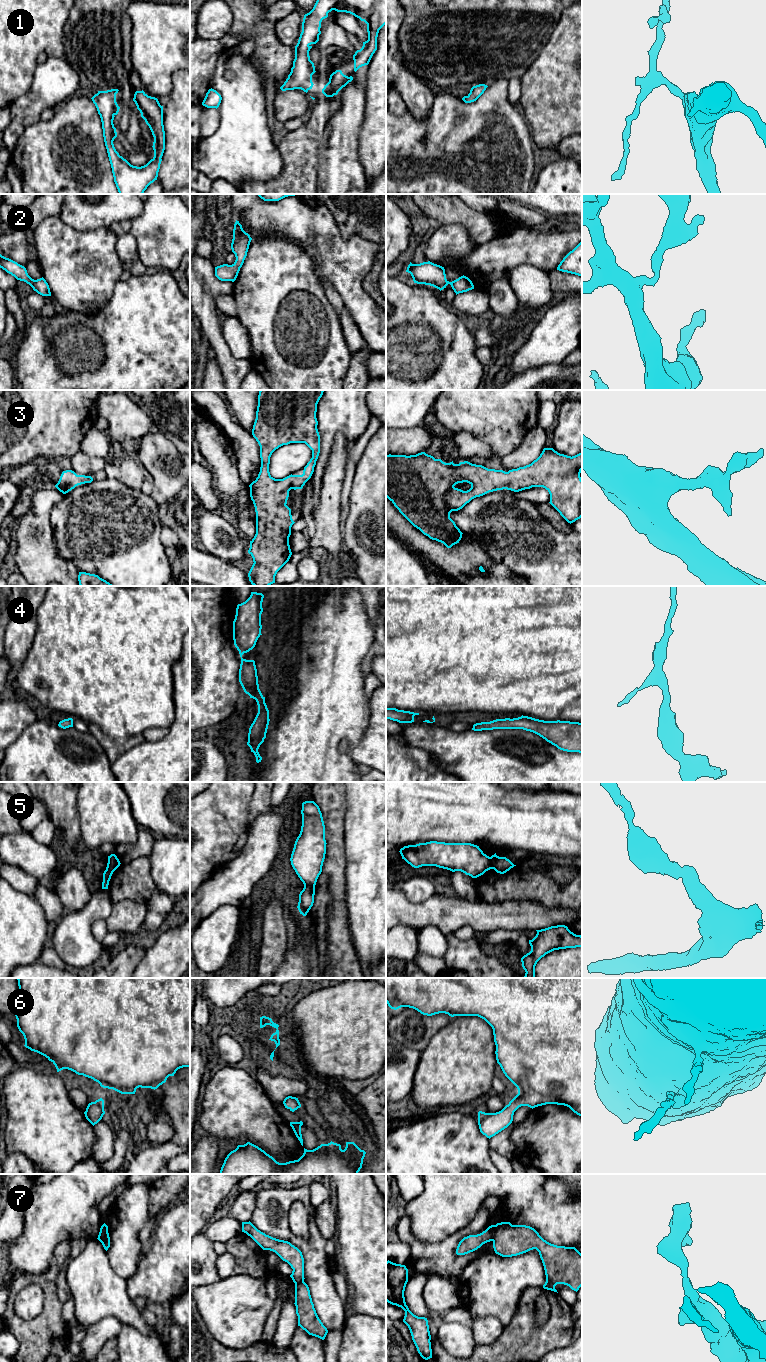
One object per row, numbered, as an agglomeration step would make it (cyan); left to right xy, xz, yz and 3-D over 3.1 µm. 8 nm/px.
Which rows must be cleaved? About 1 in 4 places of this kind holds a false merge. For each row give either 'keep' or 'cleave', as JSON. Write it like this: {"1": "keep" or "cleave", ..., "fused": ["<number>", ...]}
{"1": "keep", "2": "keep", "3": "keep", "4": "keep", "5": "cleave", "6": "keep", "7": "cleave", "fused": ["5", "7"]}

